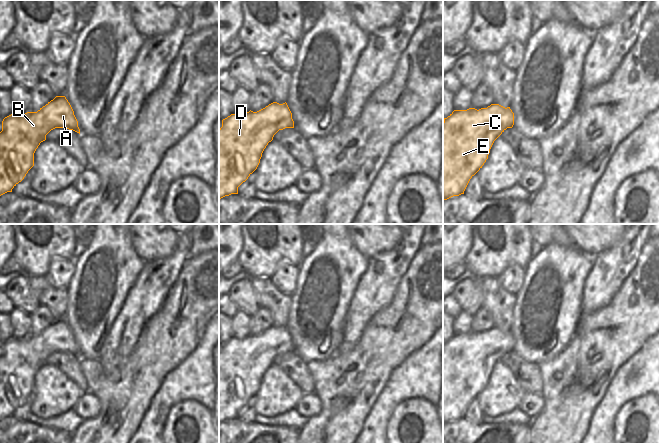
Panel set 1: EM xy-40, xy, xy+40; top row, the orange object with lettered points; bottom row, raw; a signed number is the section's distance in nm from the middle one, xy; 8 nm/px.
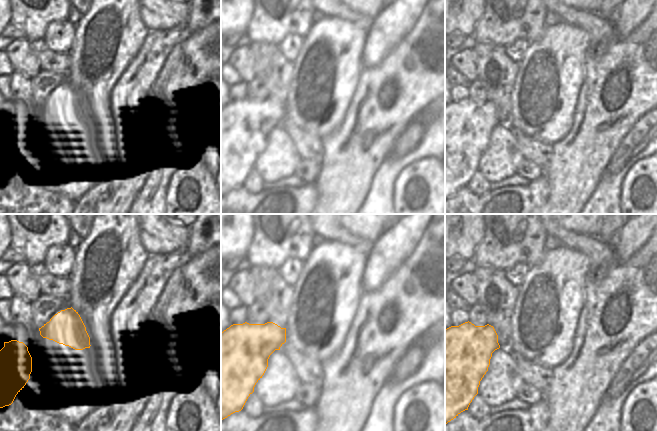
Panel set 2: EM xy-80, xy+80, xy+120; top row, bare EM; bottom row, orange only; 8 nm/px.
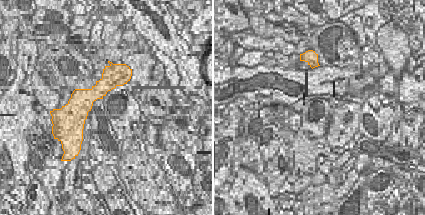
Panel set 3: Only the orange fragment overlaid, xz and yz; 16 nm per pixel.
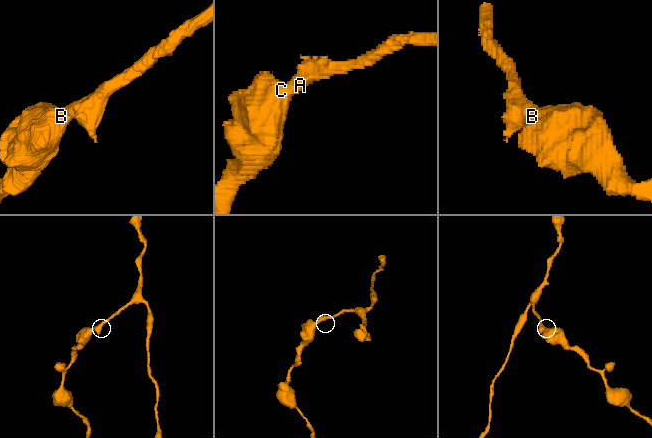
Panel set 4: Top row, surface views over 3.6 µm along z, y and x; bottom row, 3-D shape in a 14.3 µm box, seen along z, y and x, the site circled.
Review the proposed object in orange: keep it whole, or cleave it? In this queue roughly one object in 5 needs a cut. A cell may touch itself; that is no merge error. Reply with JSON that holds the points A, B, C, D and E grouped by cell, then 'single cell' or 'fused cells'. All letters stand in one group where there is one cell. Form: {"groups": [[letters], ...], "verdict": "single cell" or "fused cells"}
{"groups": [["A", "B", "C", "D", "E"]], "verdict": "single cell"}

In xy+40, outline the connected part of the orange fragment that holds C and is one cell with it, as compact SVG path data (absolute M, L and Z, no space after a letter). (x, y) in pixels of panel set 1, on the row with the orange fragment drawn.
M491 104L479 110L454 110L443 122L443 200L464 194L470 179L482 168L494 141L514 125L510 107Z

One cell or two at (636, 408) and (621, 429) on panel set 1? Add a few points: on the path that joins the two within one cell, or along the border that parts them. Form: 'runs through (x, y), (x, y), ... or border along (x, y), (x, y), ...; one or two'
runs through (631, 413), (626, 420), (626, 424); one

